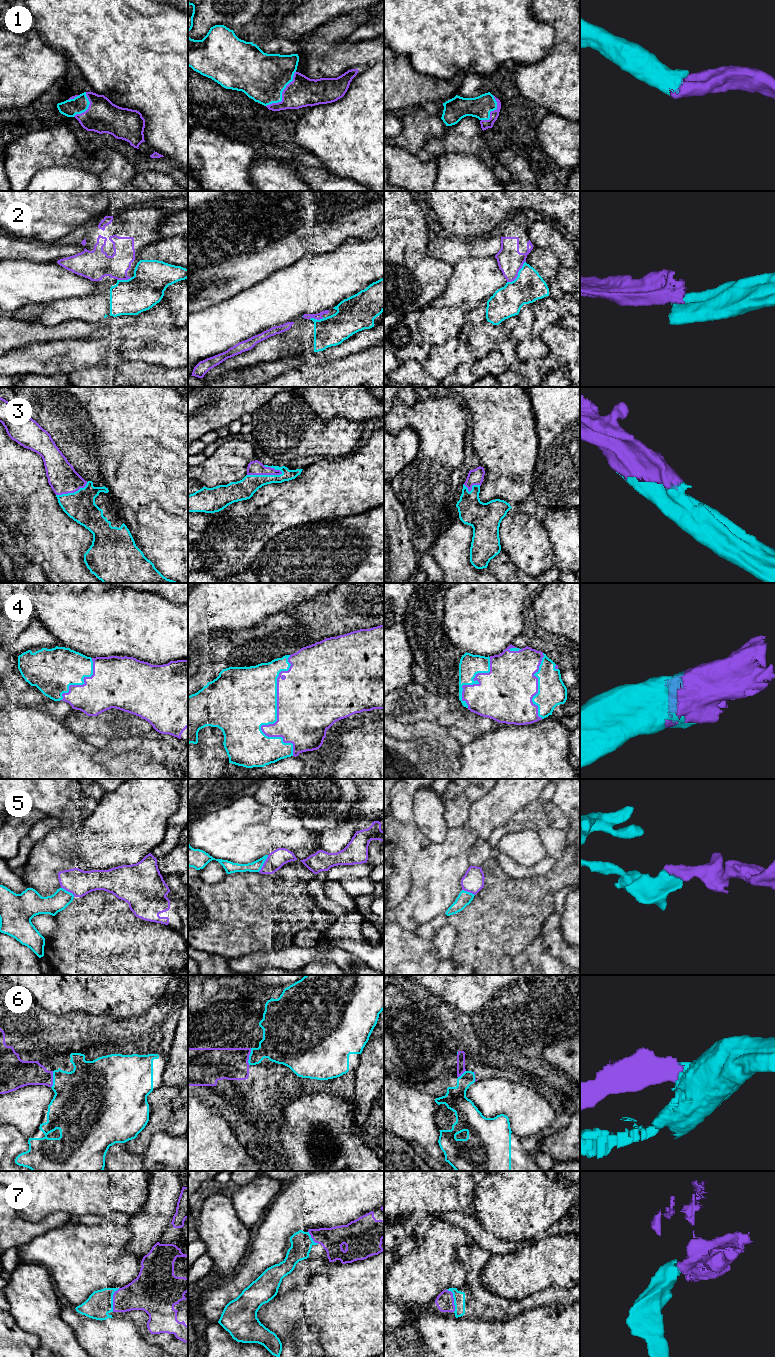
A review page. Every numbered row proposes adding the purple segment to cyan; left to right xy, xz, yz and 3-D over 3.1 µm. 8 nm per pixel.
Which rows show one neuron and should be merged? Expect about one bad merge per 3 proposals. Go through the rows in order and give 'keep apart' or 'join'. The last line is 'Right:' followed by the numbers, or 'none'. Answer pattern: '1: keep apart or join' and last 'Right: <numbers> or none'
1: join
2: keep apart
3: join
4: join
5: keep apart
6: keep apart
7: join
Right: 1, 3, 4, 7

